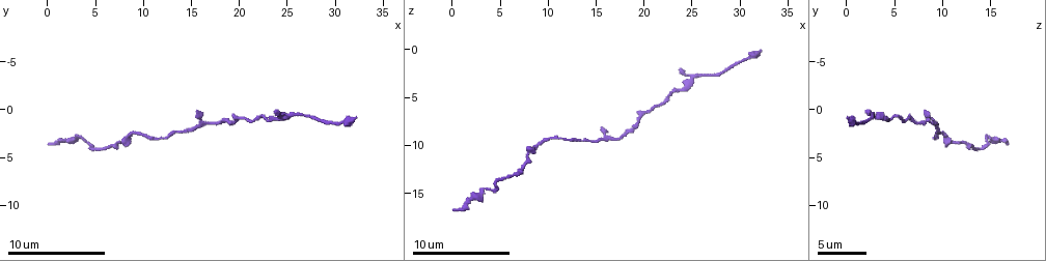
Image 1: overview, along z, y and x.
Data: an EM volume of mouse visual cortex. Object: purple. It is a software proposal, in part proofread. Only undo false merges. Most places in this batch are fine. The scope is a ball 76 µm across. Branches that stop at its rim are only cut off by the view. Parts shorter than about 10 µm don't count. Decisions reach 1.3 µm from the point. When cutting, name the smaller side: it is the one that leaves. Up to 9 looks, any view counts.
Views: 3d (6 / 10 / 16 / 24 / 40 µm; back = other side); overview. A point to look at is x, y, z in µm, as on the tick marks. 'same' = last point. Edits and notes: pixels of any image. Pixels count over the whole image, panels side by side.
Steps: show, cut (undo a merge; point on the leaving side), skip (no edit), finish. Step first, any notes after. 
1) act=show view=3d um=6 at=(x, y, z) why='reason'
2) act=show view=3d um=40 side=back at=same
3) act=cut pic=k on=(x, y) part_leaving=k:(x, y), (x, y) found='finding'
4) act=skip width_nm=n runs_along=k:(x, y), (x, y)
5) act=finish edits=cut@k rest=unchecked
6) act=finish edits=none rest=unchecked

act=show view=3d um=16 at=(16.2, 1.4, 9.4) why='side arm on a straight run'

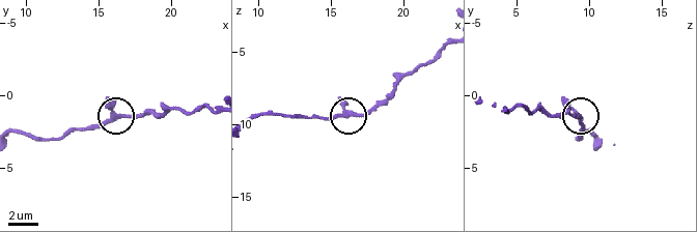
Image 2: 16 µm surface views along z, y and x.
act=skip arms=3 found='all the same neuron'

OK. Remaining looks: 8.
act=show view=3d um=16 at=(25.6, 0.8, 2.8) why='three-way junction'

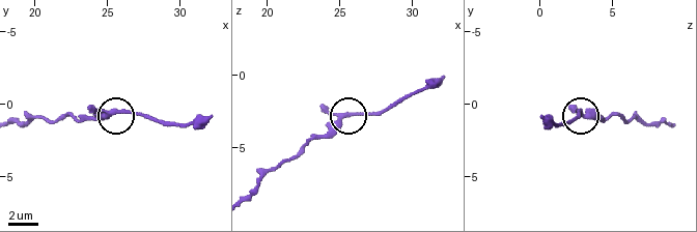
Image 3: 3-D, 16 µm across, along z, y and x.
act=skip runs_along=3:(19, 124), (67, 113), (156, 117) found='all the same neuron'

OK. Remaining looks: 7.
act=show view=3d um=6 at=(9.6, 2.4, 9.6) why='thick turns thin'

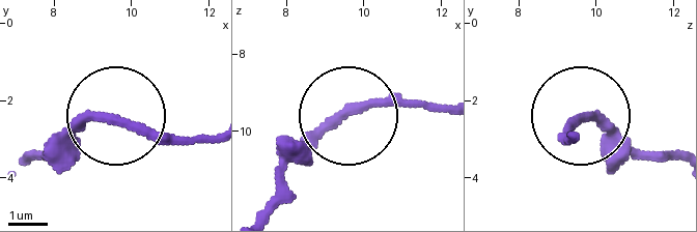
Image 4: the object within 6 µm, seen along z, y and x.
act=skip width_nm=230 runs_along=4:(574, 134), (590, 117), (646, 153) found='continuous, no second neuron'

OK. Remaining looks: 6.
act=finish edits=none rest=unchecked

